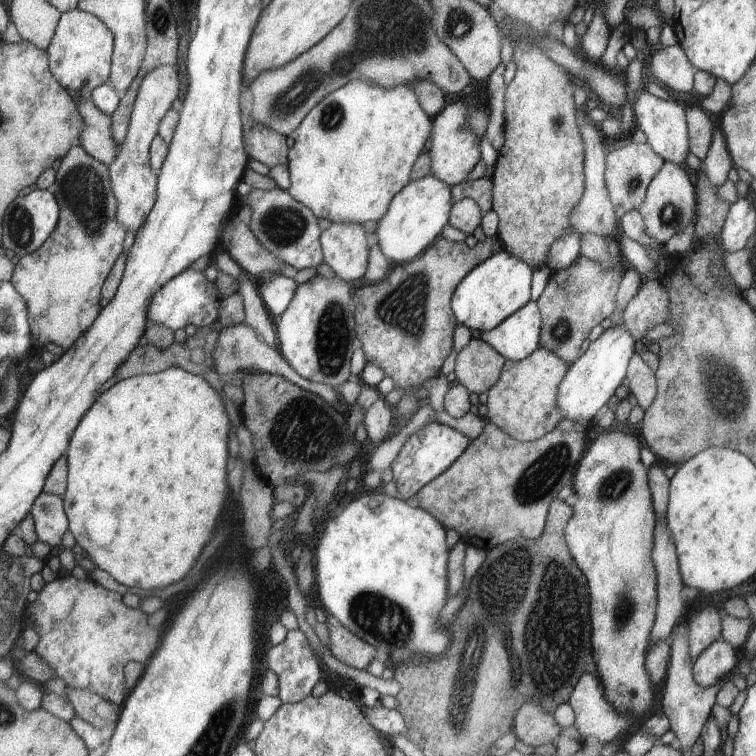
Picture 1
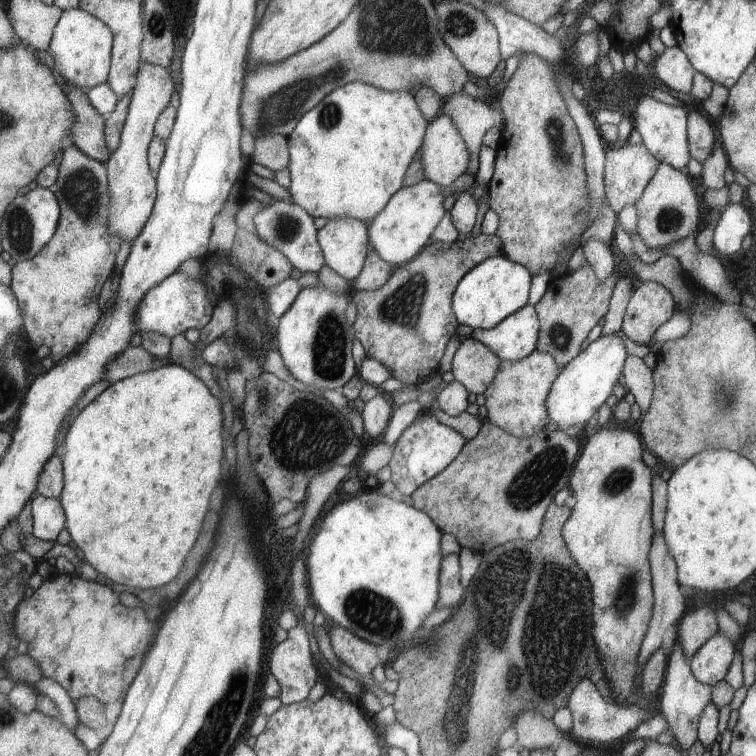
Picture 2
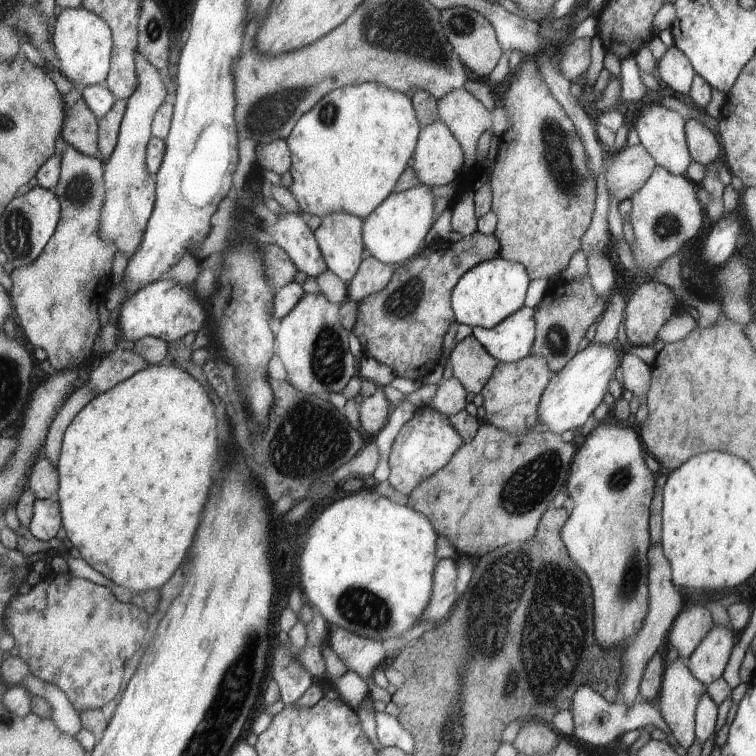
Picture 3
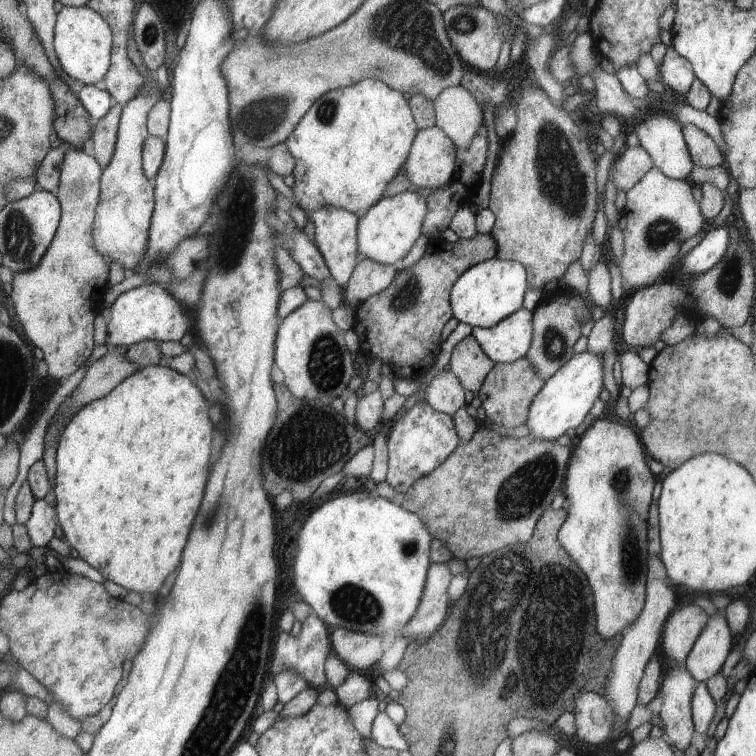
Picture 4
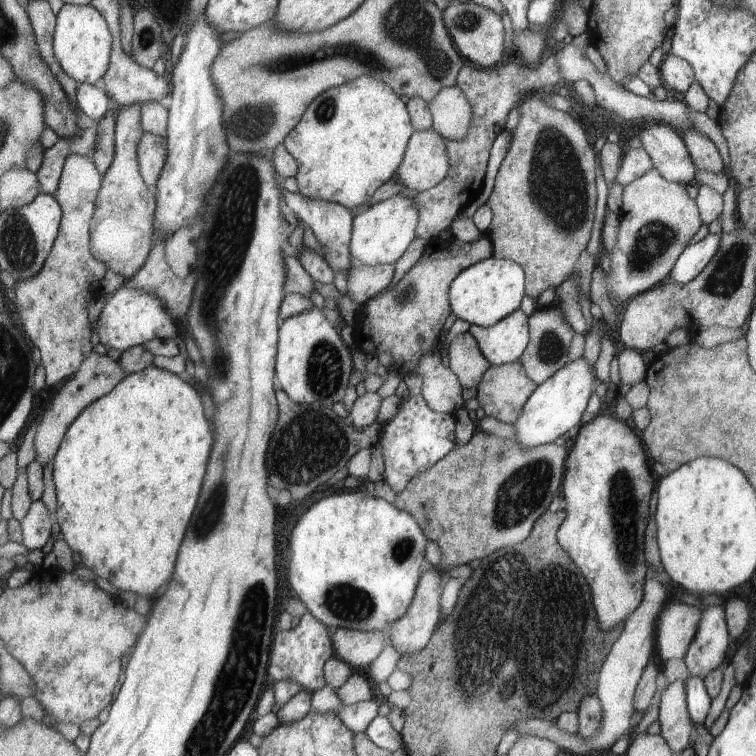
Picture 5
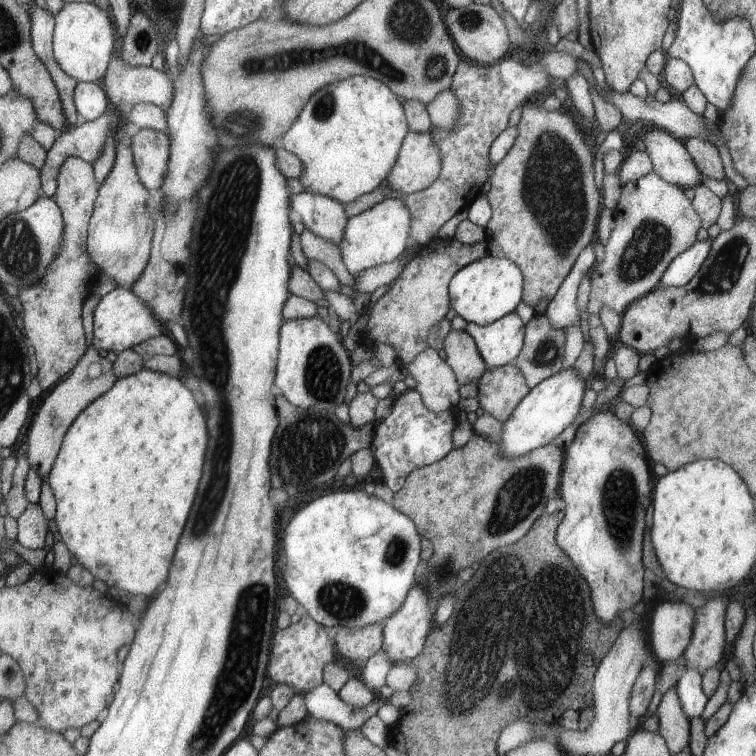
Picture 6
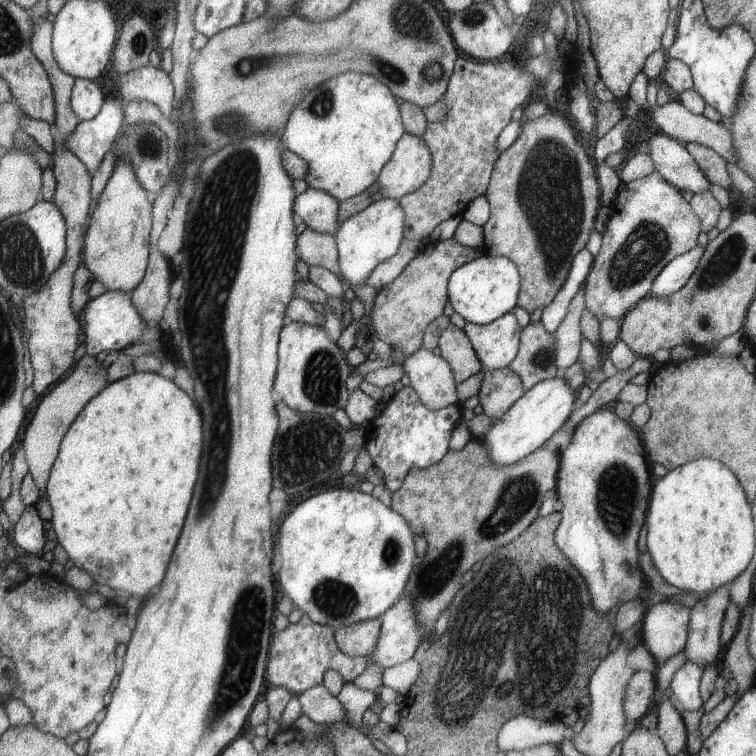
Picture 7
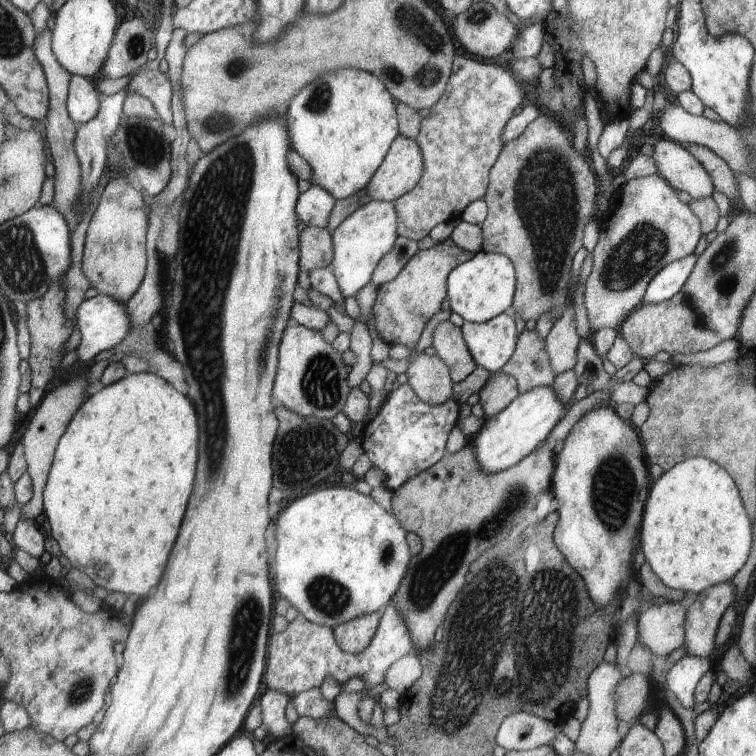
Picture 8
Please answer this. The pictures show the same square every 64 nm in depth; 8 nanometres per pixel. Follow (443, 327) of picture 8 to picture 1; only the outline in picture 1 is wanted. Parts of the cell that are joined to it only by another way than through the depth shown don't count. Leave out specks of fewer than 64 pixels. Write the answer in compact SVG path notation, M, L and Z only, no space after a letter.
M481 339L471 340L456 353L453 373L467 392L487 392L497 382L506 359Z

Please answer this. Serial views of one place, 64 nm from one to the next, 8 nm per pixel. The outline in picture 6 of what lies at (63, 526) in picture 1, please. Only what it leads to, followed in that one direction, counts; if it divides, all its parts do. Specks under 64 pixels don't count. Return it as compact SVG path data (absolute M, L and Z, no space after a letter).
M37 502L28 503L23 514L16 519L17 537L16 541L25 548L43 548L43 536L47 532L43 514L39 510L41 506Z

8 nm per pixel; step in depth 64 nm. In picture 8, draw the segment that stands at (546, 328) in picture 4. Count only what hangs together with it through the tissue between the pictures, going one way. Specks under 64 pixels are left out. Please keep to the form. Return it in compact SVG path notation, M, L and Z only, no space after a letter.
M524 328L518 334L514 354L500 369L503 374L513 376L518 384L519 395L535 386L547 386L554 379L545 352L545 340L539 338L535 328Z

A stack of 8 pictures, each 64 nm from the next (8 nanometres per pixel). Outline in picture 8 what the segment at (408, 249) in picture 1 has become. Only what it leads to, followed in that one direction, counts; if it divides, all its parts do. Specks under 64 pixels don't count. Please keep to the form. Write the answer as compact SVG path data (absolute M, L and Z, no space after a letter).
M370 201L351 212L343 222L330 231L333 258L329 269L335 276L343 299L353 296L359 288L370 282L371 272L374 272L379 260L389 252L389 248L398 239L398 225L395 224L397 219L398 213L395 212L392 202Z

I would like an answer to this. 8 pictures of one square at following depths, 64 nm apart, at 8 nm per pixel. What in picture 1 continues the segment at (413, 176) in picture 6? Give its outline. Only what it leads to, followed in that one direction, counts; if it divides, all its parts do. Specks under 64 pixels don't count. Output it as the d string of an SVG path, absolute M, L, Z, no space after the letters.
M454 102L445 105L439 114L432 117L431 146L429 146L429 150L426 150L429 160L431 160L429 174L450 187L456 185L457 182L461 182L467 176L467 172L475 166L475 162L481 160L479 156L479 140L469 130L465 116L467 116L465 103Z

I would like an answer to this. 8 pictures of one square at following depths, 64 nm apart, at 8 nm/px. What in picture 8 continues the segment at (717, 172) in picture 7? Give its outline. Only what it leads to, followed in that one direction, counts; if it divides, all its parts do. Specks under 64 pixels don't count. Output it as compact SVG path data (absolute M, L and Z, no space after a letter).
M689 144L686 149L701 164L705 172L709 174L713 188L717 192L724 194L729 201L739 196L739 188L737 188L735 176L733 176L730 165L722 157L717 156L714 152L711 152L711 149L701 145Z

